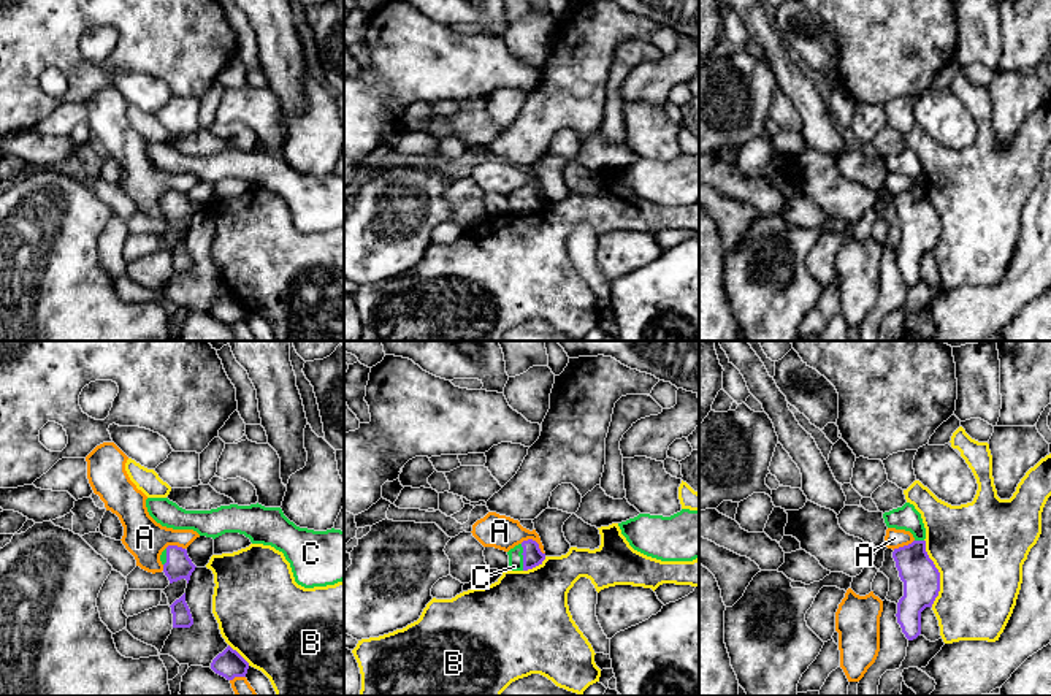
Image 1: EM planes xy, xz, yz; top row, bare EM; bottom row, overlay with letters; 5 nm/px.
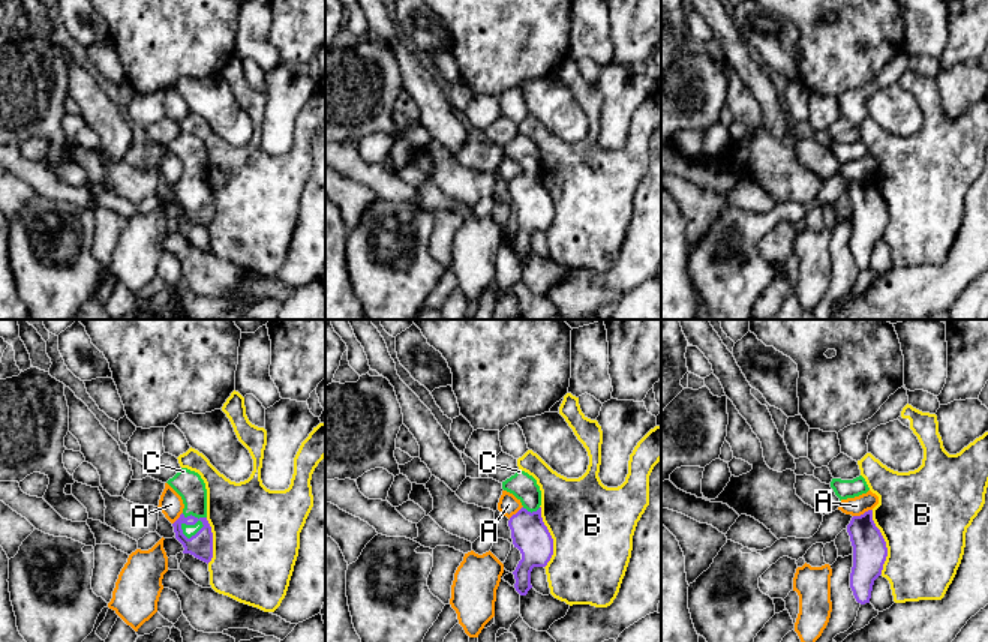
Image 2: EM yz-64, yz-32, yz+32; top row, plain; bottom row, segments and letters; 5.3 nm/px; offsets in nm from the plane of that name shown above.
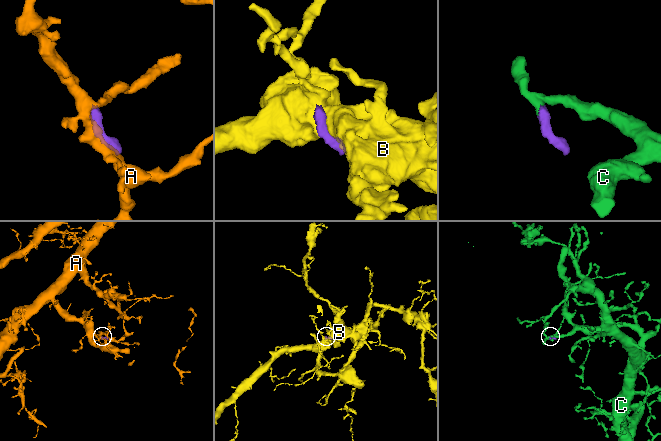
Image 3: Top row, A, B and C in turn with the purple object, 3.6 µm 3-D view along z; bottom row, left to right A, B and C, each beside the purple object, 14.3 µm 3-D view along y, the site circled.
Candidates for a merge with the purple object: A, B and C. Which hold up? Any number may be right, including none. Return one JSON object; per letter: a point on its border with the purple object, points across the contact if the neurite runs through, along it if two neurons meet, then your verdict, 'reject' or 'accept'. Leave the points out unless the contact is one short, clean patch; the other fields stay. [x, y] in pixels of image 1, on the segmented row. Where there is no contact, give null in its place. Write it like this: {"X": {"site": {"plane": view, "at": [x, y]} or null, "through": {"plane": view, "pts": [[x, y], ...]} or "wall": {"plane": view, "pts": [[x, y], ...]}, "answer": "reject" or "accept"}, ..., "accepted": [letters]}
{"A": {"site": {"plane": "xz", "at": [535, 541]}, "answer": "reject"}, "B": {"site": {"plane": "yz", "at": [939, 573]}, "answer": "reject"}, "C": {"site": {"plane": "xz", "at": [523, 557]}, "through": {"plane": "xz", "pts": [[533, 557], [523, 557], [515, 558]]}, "answer": "accept"}, "accepted": ["C"]}

